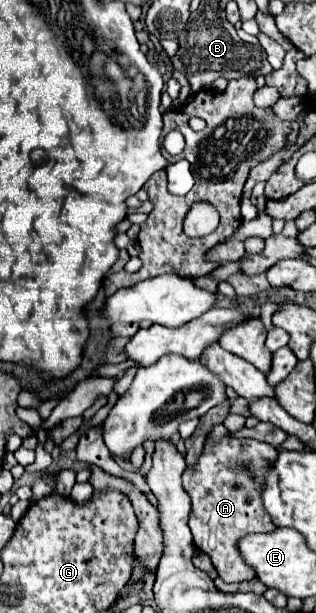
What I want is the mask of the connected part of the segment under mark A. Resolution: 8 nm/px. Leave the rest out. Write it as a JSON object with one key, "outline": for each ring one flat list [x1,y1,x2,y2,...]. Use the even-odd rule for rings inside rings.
{"outline":[[223,436,219,442,207,440,197,464,183,472,183,488,191,498,189,528,193,532,193,544,211,558,219,578,225,582,253,578,253,568,245,566,245,560,237,554,237,542,245,534,275,530,265,506,261,506,261,478,265,478,265,470,273,466,277,454,277,448,267,442,253,446,245,444,245,440]]}

